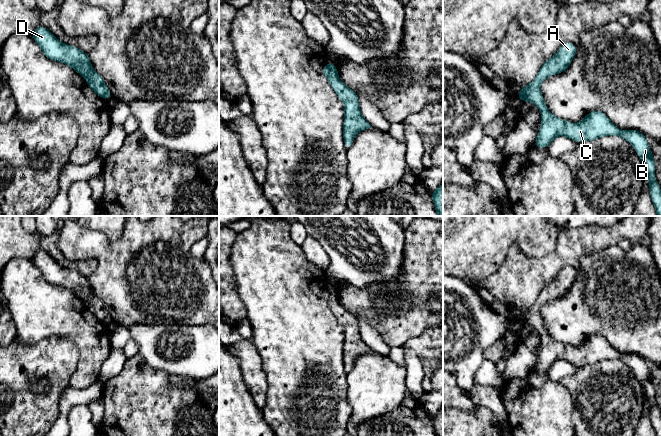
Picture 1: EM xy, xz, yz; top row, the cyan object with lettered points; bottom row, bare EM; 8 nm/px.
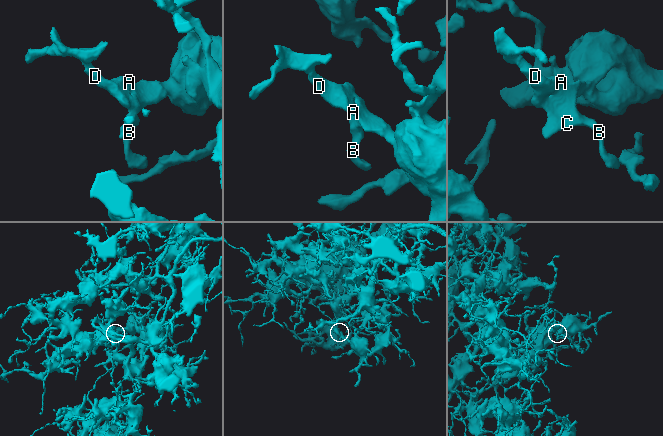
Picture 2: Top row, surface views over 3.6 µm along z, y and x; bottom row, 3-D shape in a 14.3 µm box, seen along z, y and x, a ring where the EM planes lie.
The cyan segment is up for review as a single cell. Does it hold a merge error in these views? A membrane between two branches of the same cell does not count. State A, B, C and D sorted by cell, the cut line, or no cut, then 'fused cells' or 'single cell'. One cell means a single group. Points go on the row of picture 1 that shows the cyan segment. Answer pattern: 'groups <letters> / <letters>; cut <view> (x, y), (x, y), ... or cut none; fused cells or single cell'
groups A B C D; cut none; single cell

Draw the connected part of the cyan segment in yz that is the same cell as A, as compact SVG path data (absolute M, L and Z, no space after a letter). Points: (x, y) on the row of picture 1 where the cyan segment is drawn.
M571 42L564 43L557 53L542 65L535 79L517 94L519 100L536 104L541 112L542 124L538 138L533 144L538 148L547 148L552 140L560 135L577 142L593 141L608 135L621 136L634 147L642 160L652 202L657 216L661 216L661 189L655 180L655 161L644 134L637 130L618 129L600 110L590 112L578 124L572 124L555 117L546 107L540 90L541 83L550 75L564 72L575 54L576 45Z

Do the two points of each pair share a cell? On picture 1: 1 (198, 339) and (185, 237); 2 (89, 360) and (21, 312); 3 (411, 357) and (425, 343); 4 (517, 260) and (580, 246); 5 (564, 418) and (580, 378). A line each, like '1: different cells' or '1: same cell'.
1: different cells
2: same cell
3: different cells
4: same cell
5: different cells

